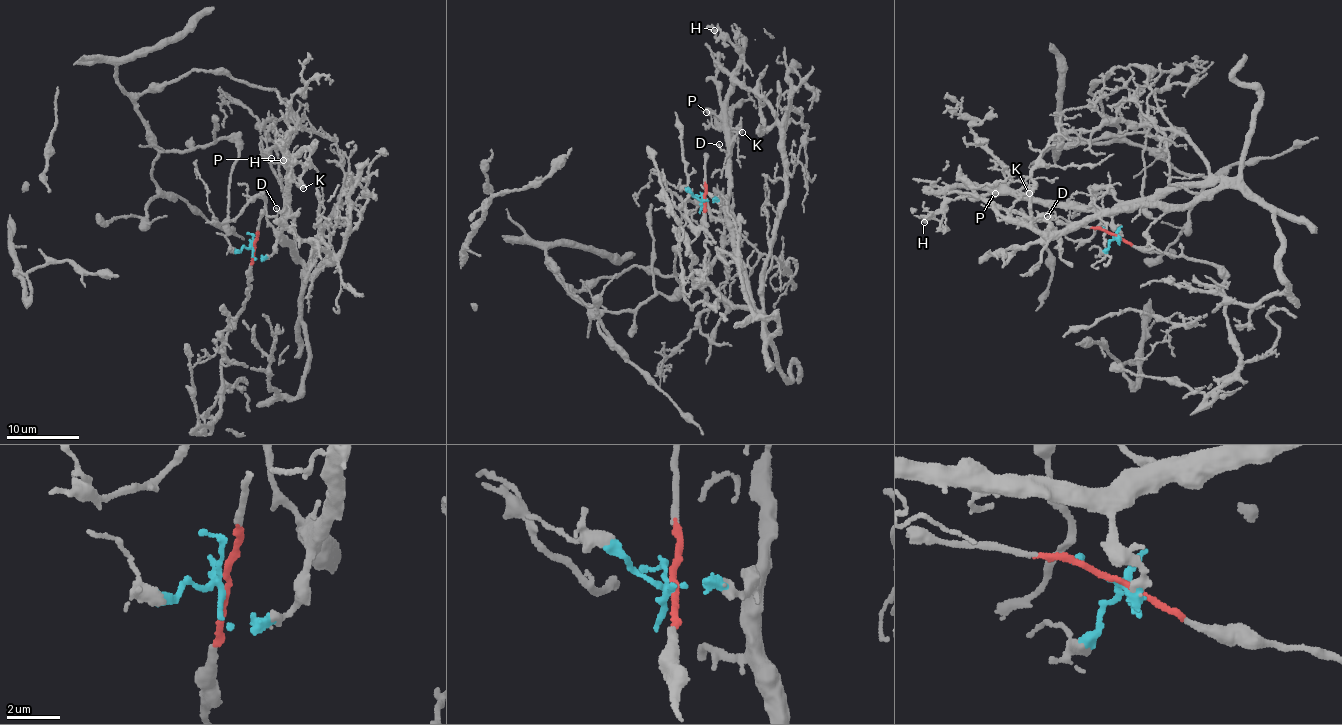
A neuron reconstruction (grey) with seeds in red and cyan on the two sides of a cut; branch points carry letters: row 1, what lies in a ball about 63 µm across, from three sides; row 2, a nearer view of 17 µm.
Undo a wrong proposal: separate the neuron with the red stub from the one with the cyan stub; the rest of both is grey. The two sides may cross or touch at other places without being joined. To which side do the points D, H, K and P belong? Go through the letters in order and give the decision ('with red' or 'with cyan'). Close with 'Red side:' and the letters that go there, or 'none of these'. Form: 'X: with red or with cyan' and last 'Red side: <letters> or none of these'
D: with cyan
H: with cyan
K: with cyan
P: with cyan
Red side: none of these

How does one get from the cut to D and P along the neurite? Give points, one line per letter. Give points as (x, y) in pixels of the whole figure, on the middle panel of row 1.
D: (703, 200), (728, 199), (729, 153), (718, 144)
P: (703, 200), (728, 199), (729, 192), (728, 123), (706, 111)

